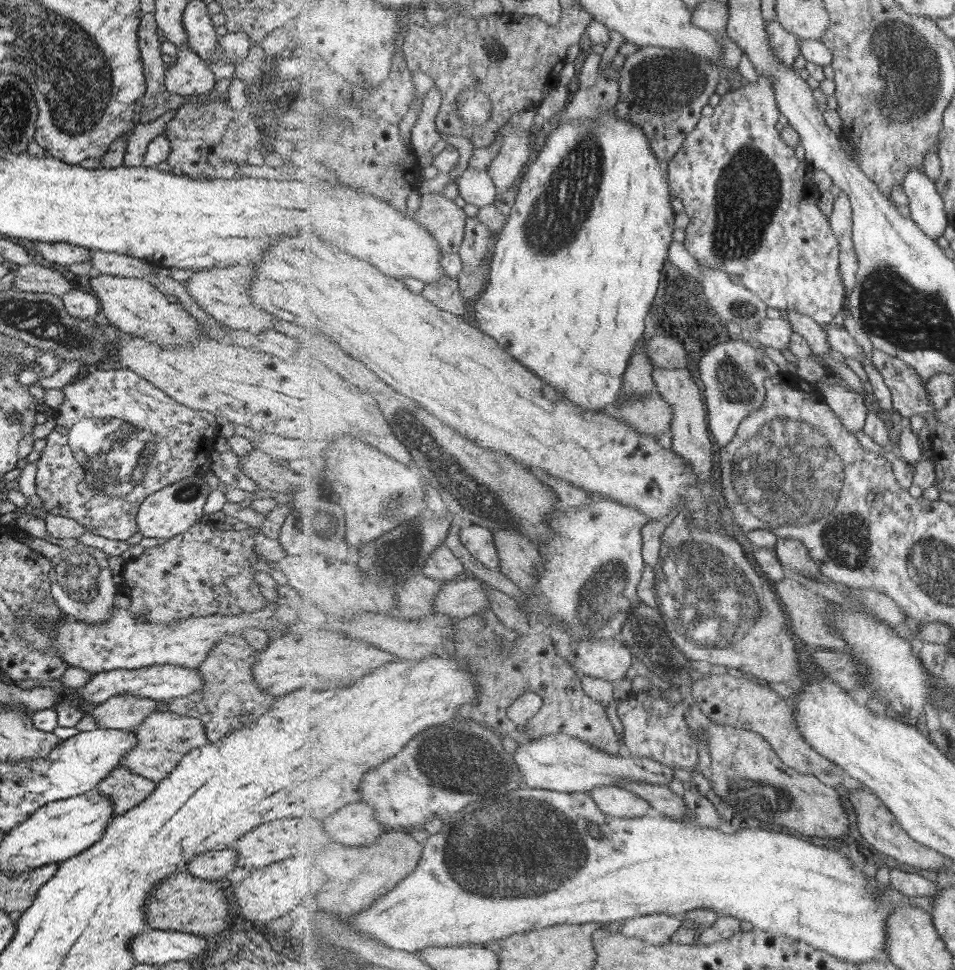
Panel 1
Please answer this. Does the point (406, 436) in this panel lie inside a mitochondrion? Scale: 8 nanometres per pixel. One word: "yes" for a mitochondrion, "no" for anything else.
no

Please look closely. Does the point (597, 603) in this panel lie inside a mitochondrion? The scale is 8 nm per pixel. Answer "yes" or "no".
yes

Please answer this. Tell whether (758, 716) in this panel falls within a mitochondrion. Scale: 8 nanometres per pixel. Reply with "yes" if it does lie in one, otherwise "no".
no

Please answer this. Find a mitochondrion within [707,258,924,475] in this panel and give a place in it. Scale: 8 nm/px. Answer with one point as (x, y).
(734, 382)

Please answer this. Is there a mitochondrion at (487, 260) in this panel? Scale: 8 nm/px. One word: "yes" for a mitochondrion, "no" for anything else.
no

